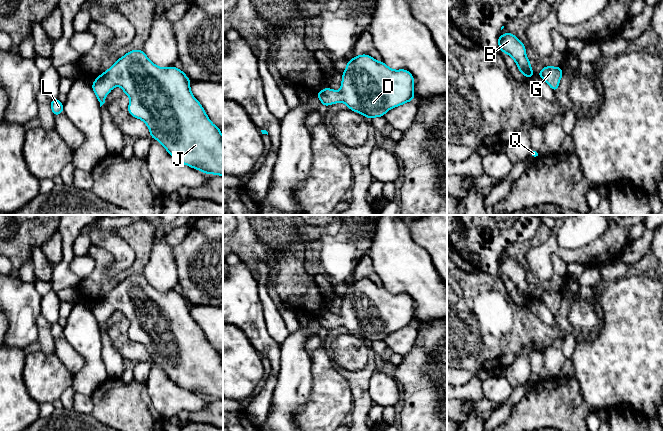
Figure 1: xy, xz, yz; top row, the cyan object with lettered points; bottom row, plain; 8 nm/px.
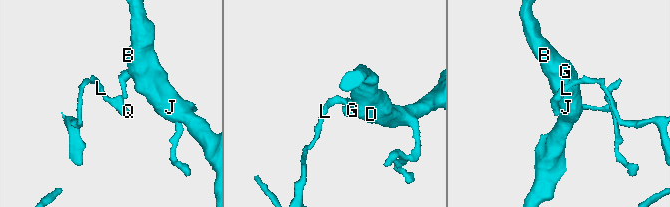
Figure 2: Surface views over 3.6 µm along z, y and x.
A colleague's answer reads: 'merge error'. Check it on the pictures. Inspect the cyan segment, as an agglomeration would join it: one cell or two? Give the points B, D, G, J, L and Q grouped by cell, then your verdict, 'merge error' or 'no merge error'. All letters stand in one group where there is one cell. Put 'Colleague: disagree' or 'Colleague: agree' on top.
Colleague: disagree
B D G J L Q | no merge error

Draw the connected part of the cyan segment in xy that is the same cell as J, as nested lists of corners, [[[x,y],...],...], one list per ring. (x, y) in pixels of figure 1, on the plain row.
[[[131,274],[118,283],[115,288],[99,299],[91,309],[100,331],[105,327],[105,321],[115,311],[120,310],[130,321],[128,336],[131,340],[141,343],[149,352],[150,361],[159,365],[166,375],[182,388],[204,396],[223,401],[223,360],[220,352],[208,342],[202,329],[195,323],[190,314],[190,303],[175,290],[161,292],[153,288],[143,274]]]

